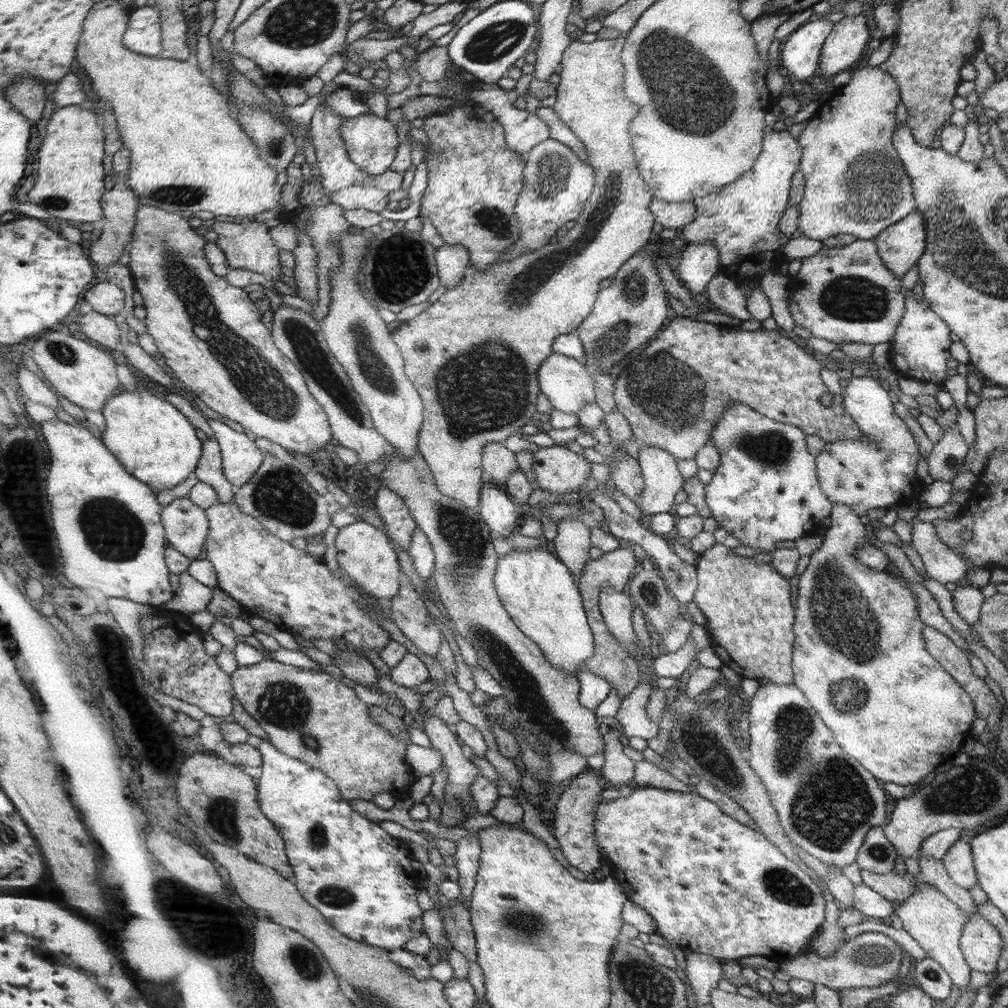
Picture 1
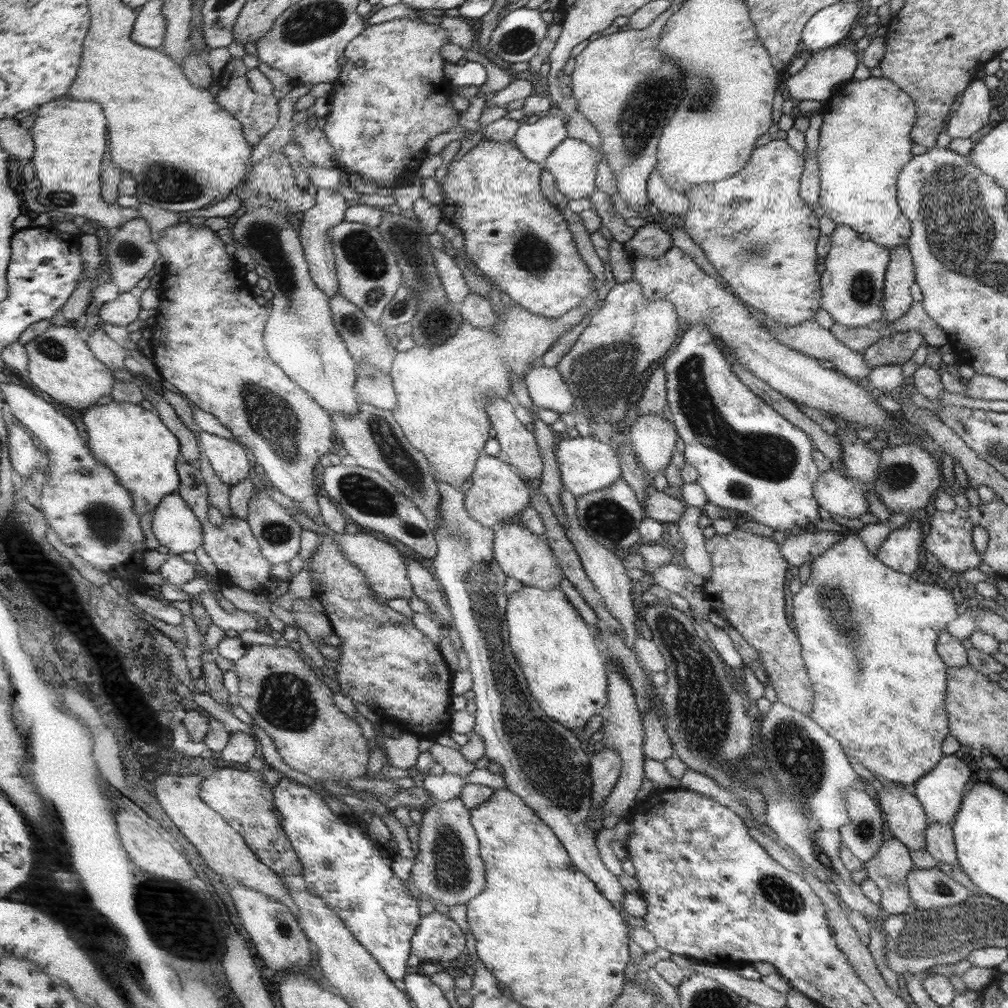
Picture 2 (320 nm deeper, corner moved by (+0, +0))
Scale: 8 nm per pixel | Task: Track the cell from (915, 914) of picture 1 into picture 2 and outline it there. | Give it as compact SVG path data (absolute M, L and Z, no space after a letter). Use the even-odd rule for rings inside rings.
M914 867L907 873L912 908L939 910L941 907L964 902L971 893L961 884L948 878L936 867L919 869Z

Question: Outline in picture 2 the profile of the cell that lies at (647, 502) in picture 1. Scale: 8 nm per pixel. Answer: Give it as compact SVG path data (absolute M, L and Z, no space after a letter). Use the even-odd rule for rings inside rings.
M645 414L630 426L627 438L639 466L643 465L653 475L662 472L669 462L678 434L669 418Z

